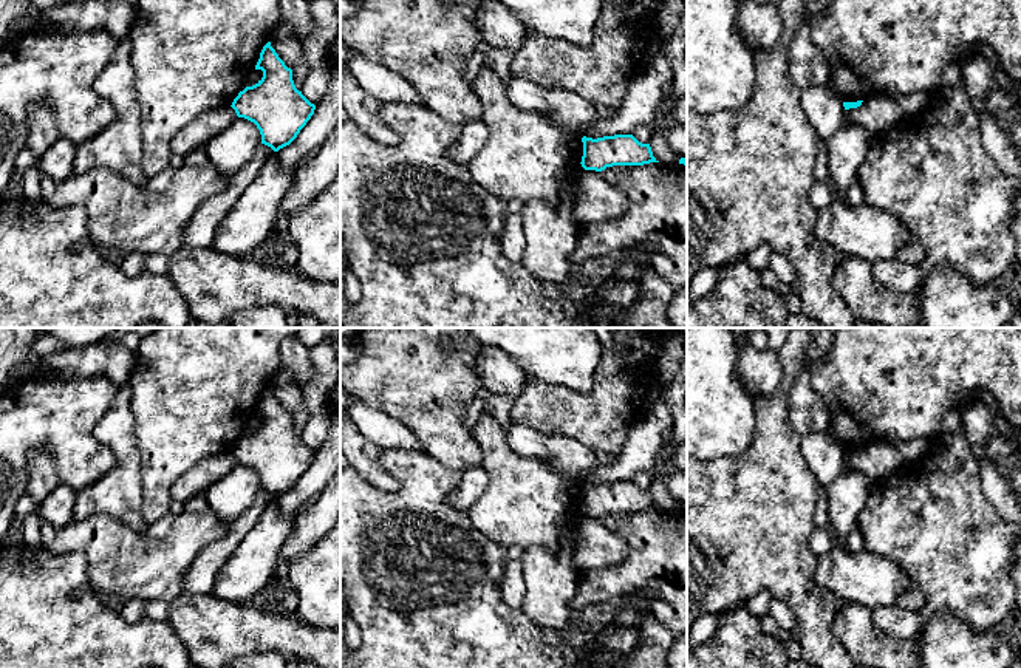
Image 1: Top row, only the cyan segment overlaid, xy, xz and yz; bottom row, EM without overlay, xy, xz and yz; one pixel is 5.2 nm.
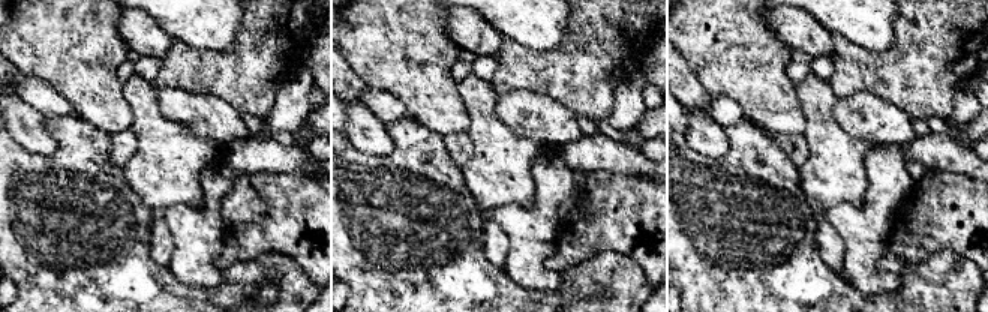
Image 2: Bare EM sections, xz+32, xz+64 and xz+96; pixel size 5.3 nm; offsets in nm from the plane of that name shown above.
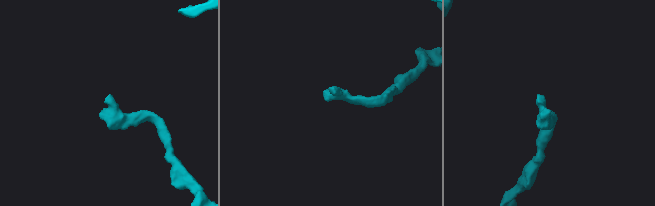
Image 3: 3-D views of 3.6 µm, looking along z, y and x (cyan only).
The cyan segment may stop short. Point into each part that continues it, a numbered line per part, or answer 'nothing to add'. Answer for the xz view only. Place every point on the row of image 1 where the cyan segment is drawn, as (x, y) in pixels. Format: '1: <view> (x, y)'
nothing to add

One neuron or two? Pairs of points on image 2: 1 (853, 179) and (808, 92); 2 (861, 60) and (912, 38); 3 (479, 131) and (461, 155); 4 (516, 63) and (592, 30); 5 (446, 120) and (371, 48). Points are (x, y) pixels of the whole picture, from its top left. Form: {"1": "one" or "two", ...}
{"1": "one", "2": "one", "3": "two", "4": "one", "5": "one"}

